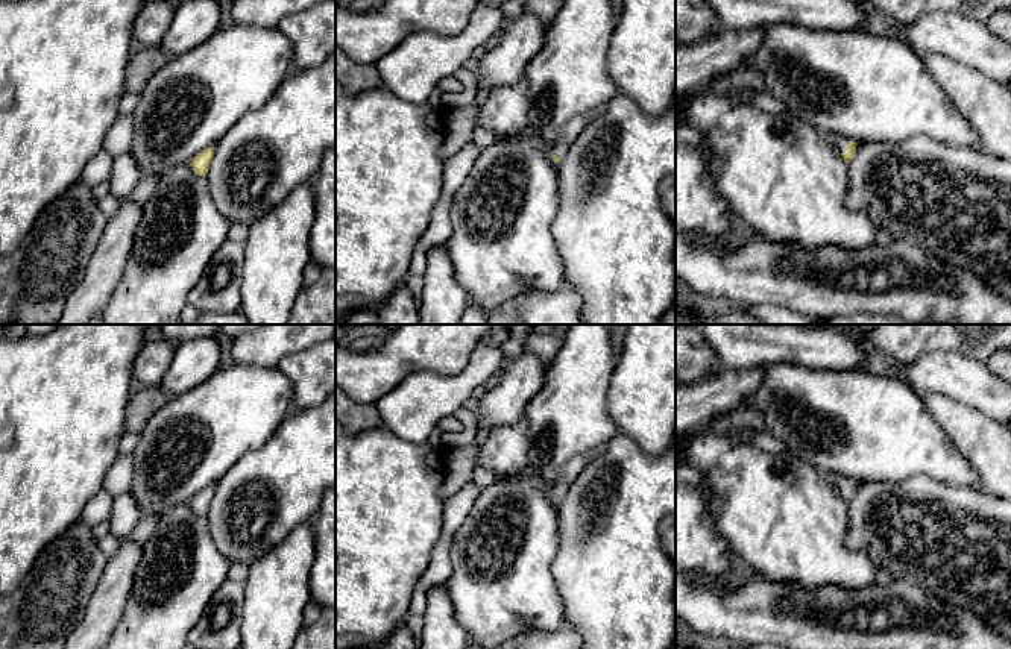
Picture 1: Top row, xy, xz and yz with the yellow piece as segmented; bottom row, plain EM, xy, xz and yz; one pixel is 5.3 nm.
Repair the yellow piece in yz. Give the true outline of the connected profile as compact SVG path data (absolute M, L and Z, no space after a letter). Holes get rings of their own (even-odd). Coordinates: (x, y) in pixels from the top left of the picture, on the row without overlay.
M826 473L824 478L842 496L842 499L847 503L853 499L853 496L856 493L856 482L853 482L844 476L829 475L829 473Z

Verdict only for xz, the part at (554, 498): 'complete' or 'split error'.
split error

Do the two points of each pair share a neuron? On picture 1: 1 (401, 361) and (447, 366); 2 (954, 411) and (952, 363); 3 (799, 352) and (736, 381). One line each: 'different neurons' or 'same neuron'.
1: same neuron
2: different neurons
3: different neurons

